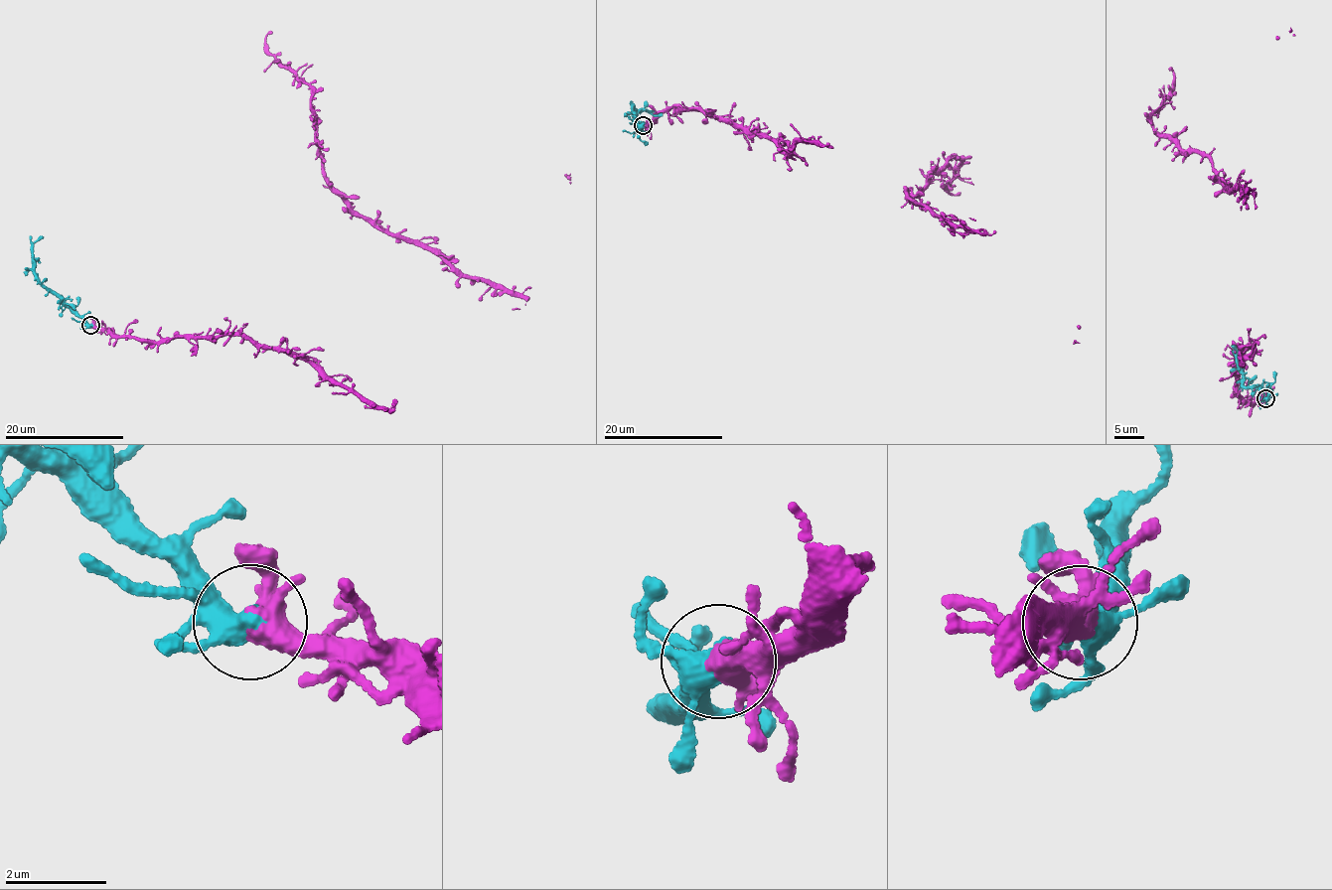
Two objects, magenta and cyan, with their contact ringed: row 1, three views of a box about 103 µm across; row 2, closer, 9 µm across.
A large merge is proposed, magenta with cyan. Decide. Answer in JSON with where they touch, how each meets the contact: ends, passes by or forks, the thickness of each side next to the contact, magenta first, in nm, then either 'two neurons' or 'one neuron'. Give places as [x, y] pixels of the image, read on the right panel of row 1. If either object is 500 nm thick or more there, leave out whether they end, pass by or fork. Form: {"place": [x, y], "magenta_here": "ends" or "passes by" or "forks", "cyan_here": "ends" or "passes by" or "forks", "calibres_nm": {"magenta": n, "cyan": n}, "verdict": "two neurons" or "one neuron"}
{"place": [1265, 398], "magenta_here": "forks", "cyan_here": "forks", "calibres_nm": {"magenta": 360, "cyan": 360}, "verdict": "one neuron"}

